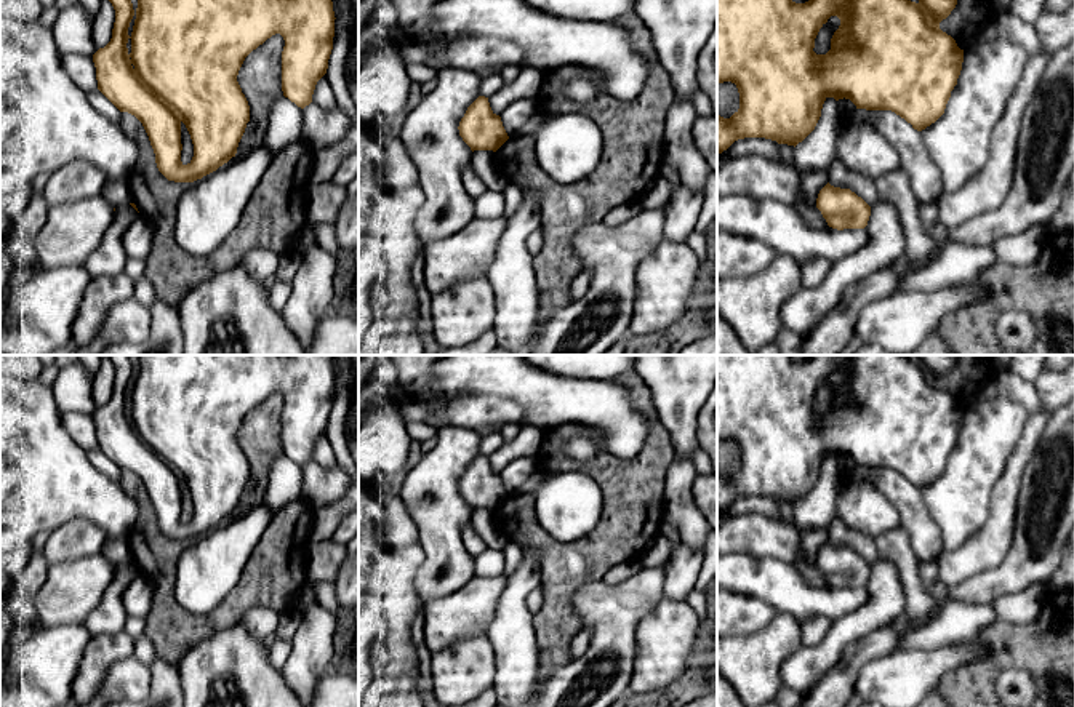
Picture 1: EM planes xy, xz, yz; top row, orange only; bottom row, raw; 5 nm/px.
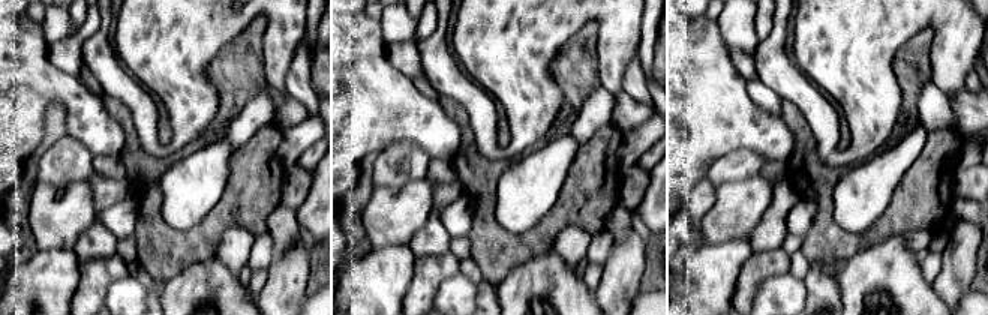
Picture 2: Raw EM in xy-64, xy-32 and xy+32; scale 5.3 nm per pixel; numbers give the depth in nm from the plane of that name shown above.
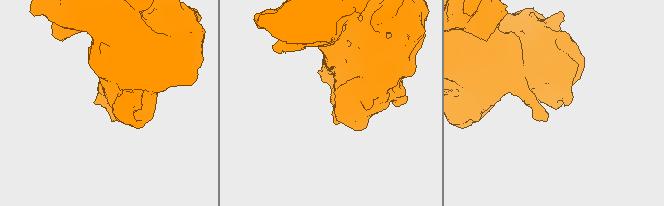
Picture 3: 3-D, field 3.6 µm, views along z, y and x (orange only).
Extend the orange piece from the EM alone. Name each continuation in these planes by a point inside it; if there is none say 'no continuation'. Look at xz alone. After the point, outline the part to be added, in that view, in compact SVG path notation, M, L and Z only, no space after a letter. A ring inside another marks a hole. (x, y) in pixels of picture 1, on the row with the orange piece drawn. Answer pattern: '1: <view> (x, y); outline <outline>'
no continuation

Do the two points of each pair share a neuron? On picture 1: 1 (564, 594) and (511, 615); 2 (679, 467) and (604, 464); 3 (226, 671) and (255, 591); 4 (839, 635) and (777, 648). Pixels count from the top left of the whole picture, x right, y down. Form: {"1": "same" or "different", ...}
{"1": "different", "2": "different", "3": "different", "4": "different"}

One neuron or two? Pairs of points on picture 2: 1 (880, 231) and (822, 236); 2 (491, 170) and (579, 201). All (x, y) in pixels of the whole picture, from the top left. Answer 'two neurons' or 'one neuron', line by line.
1: one neuron
2: one neuron

